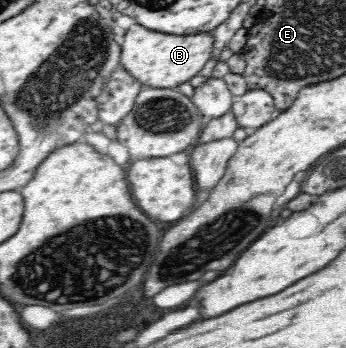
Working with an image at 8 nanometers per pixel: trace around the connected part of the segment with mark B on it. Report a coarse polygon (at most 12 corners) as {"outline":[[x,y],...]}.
{"outline":[[137,23],[121,66],[143,86],[177,89],[208,70],[213,34]]}

